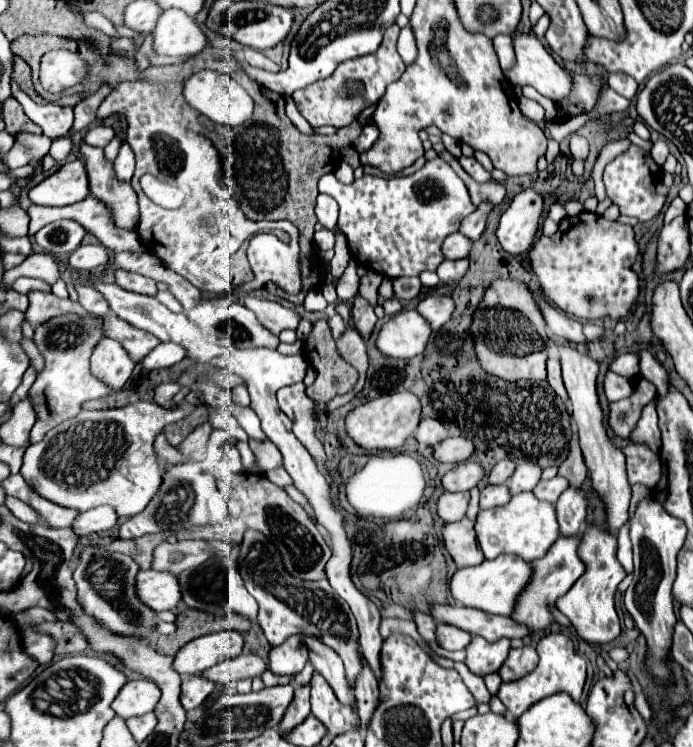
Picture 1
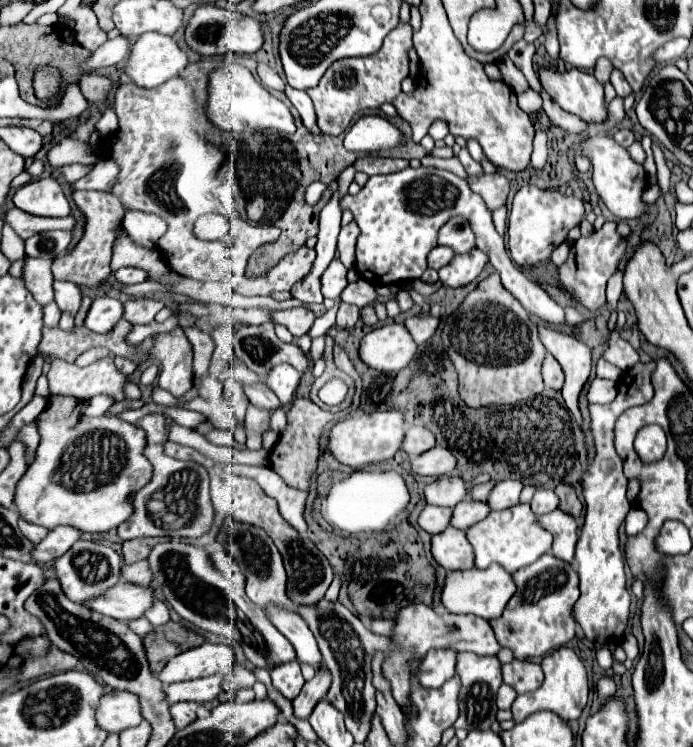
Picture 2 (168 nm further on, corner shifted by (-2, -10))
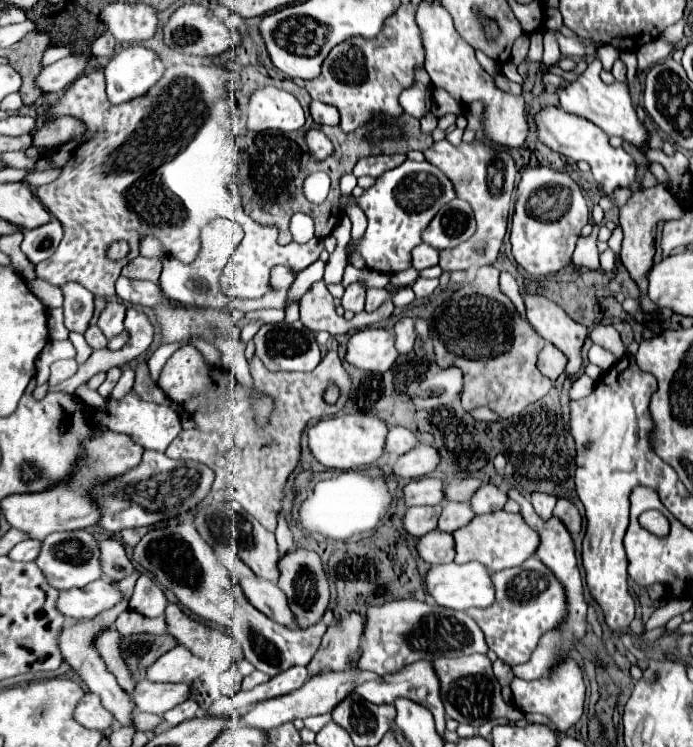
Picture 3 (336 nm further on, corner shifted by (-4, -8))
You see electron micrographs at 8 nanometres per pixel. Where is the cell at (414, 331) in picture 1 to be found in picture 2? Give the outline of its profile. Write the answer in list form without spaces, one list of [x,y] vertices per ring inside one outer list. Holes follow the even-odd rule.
[[[385,324],[371,330],[359,342],[359,358],[373,370],[403,370],[415,356],[417,344],[403,324]]]

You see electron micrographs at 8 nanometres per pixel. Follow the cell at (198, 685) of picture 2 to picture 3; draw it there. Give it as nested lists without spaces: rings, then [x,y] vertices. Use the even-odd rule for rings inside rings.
[[[151,680],[137,682],[133,700],[139,712],[163,716],[169,708],[191,698],[191,684],[157,684]]]

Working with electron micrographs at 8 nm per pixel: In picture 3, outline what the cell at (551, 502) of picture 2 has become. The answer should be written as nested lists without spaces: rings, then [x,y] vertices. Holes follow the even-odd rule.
[[[533,492],[531,494],[531,504],[535,508],[535,512],[541,516],[541,518],[551,518],[553,514],[553,508],[555,508],[555,496],[553,494],[545,494],[545,492]]]

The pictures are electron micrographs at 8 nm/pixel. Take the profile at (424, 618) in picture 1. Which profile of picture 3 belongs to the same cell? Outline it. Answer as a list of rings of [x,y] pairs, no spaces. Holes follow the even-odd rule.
[[[351,612],[345,620],[337,620],[333,626],[329,626],[317,654],[307,666],[309,678],[323,674],[327,670],[331,672],[345,670],[349,658],[353,658],[355,650],[359,648],[363,630],[365,630],[365,618],[357,612]]]

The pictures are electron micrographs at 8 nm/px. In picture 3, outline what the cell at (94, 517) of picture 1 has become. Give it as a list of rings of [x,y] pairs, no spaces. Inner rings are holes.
[[[23,540],[19,542],[7,556],[13,558],[13,560],[23,560],[23,562],[33,562],[39,554],[41,554],[41,546],[43,546],[43,540]]]

